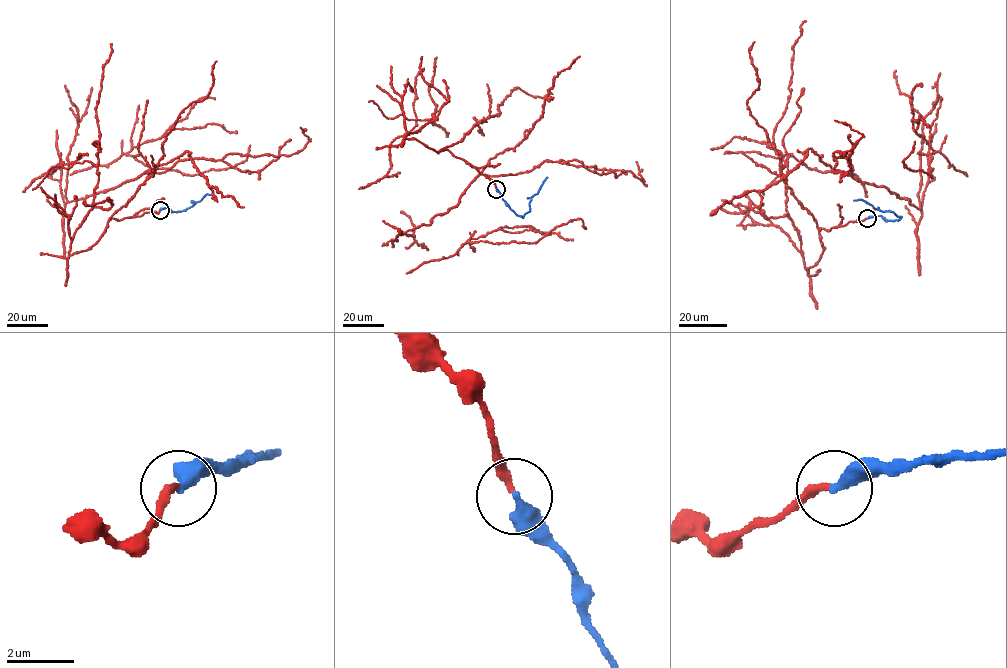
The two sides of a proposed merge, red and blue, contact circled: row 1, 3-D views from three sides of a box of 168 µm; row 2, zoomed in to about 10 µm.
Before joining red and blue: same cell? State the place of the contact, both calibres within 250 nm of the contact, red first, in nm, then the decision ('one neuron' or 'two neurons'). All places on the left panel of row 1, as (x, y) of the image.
place (160, 210); calibres 240 and 400 nm; one neuron

